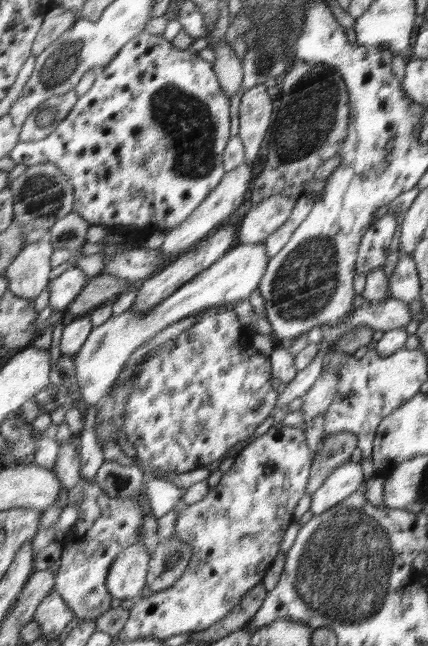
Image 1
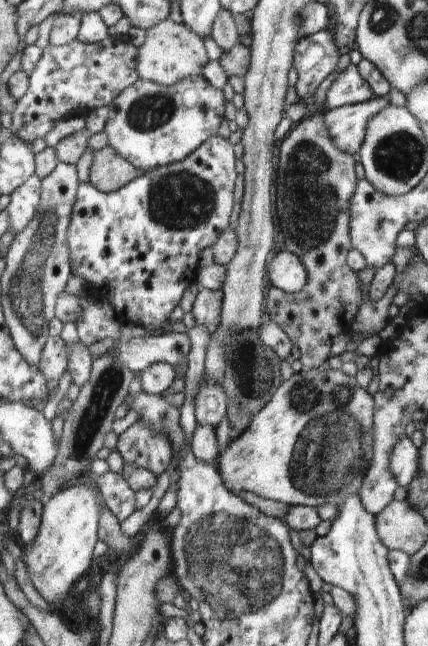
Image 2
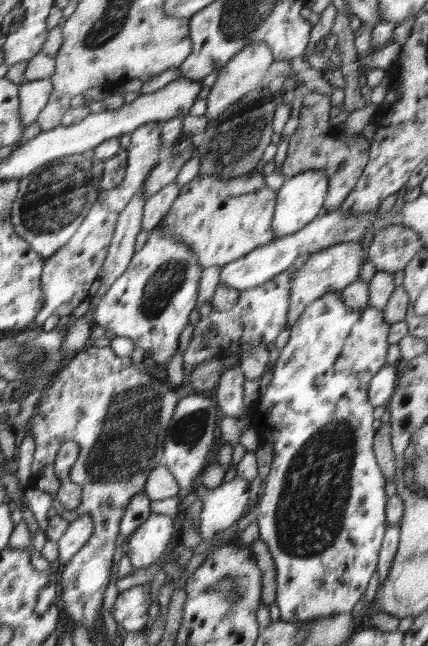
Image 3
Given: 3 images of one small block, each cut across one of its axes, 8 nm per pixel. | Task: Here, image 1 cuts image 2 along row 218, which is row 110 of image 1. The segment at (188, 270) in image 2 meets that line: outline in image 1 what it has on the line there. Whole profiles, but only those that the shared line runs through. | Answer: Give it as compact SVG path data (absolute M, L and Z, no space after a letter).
M144 31L140 36L137 36L134 40L131 40L119 53L118 56L109 64L108 67L105 67L103 70L99 71L96 76L96 81L91 87L91 89L85 94L80 97L78 104L72 109L72 112L68 115L68 118L58 128L56 129L55 133L52 133L48 138L45 138L41 141L30 141L30 142L22 142L20 141L18 147L10 154L10 158L14 159L18 164L25 164L27 167L36 166L39 164L53 162L56 163L62 170L65 172L66 175L70 177L70 180L75 187L75 202L74 202L74 211L78 214L81 214L86 220L89 220L93 225L105 225L106 227L110 228L112 231L118 227L126 226L127 229L131 231L132 235L137 237L140 234L141 230L153 230L162 232L163 230L172 230L175 229L177 226L182 225L183 221L186 221L188 217L191 216L192 213L195 212L196 208L210 194L220 185L224 176L226 176L226 167L222 166L222 152L224 151L224 146L226 142L228 142L228 138L230 138L230 134L228 134L228 128L230 128L230 102L228 102L228 98L226 98L226 92L222 89L218 75L216 70L212 70L212 64L210 62L206 62L206 60L202 60L202 58L198 58L196 54L190 54L188 49L185 50L176 50L176 48L172 48L172 44L168 42L168 40L164 40L162 35L157 35L153 32L146 32Z

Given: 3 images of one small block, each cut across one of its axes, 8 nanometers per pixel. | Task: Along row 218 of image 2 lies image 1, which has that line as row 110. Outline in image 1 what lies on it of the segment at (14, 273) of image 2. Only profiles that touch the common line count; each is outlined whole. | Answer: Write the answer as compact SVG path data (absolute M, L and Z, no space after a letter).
M74 89L43 102L25 122L21 141L41 141L48 138L68 118L81 96Z

